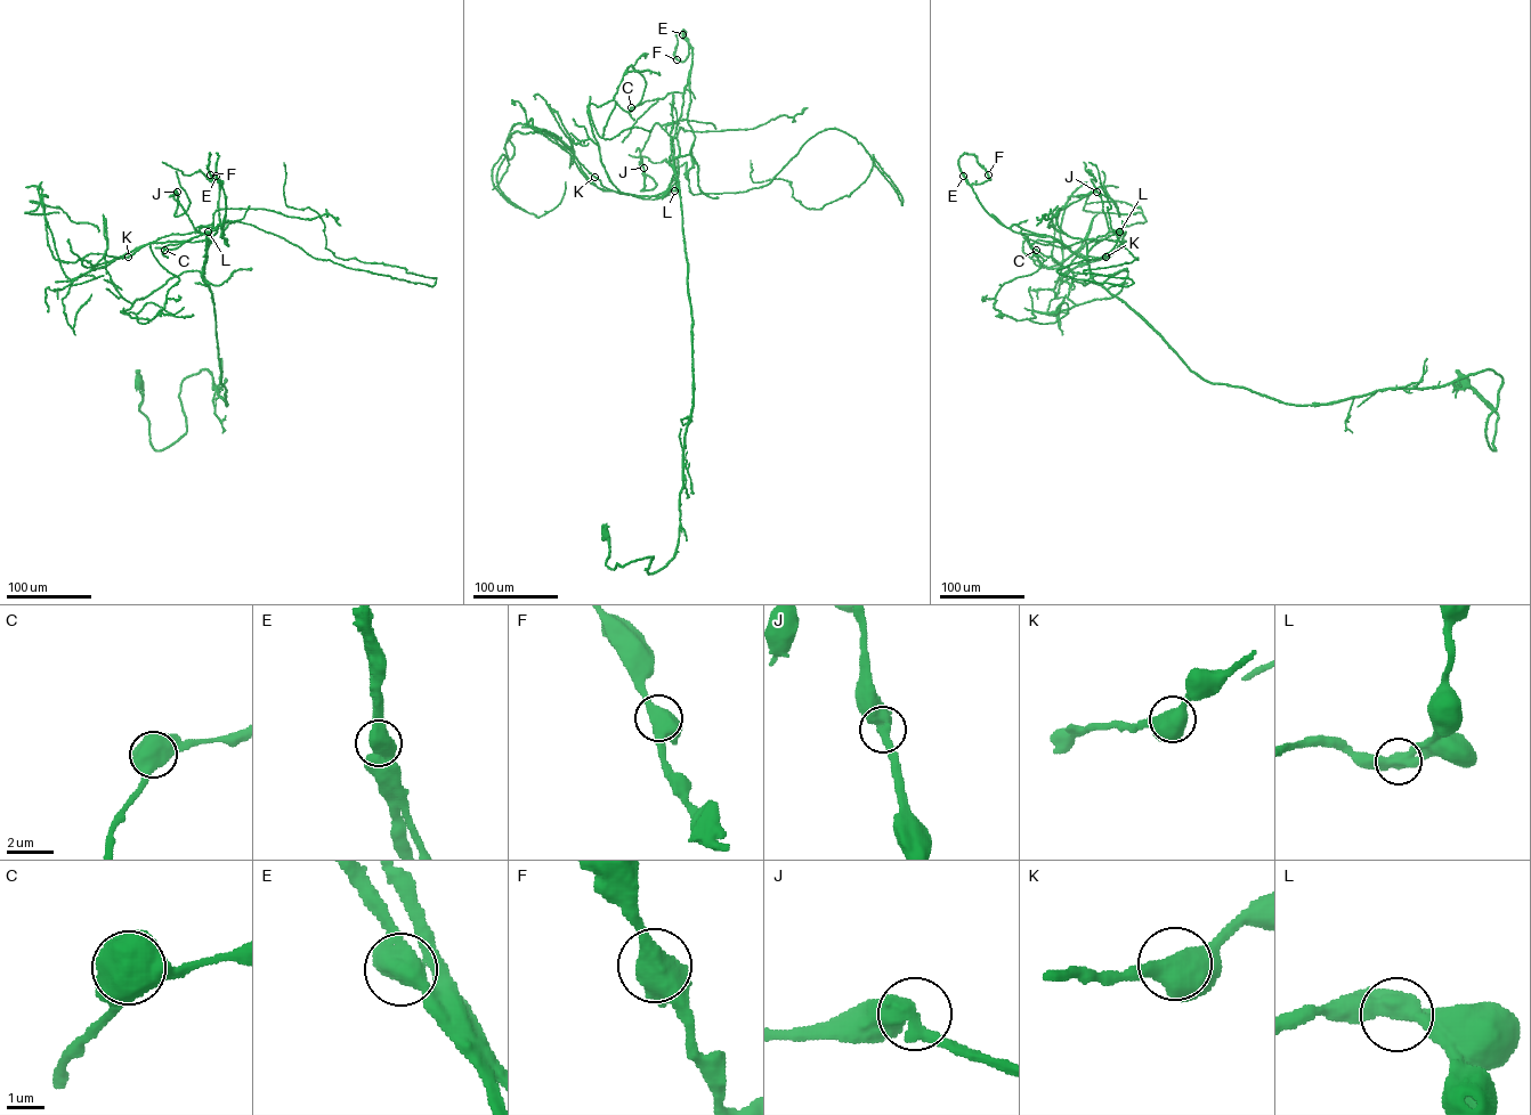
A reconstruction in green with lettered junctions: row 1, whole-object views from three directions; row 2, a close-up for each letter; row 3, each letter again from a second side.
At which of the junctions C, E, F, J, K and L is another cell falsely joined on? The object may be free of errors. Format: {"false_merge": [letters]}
{"false_merge": []}

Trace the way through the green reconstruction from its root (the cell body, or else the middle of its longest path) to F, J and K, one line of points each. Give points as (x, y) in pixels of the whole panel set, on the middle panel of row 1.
F: (604, 532), (610, 569), (653, 556), (653, 574), (678, 544), (693, 318), (669, 161), (687, 38), (677, 59)
J: (604, 532), (607, 566), (653, 556), (650, 574), (679, 539), (693, 318), (679, 147), (657, 122), (644, 168)
K: (604, 532), (610, 569), (653, 556), (653, 574), (673, 556), (693, 318), (673, 159), (655, 195), (594, 177)

